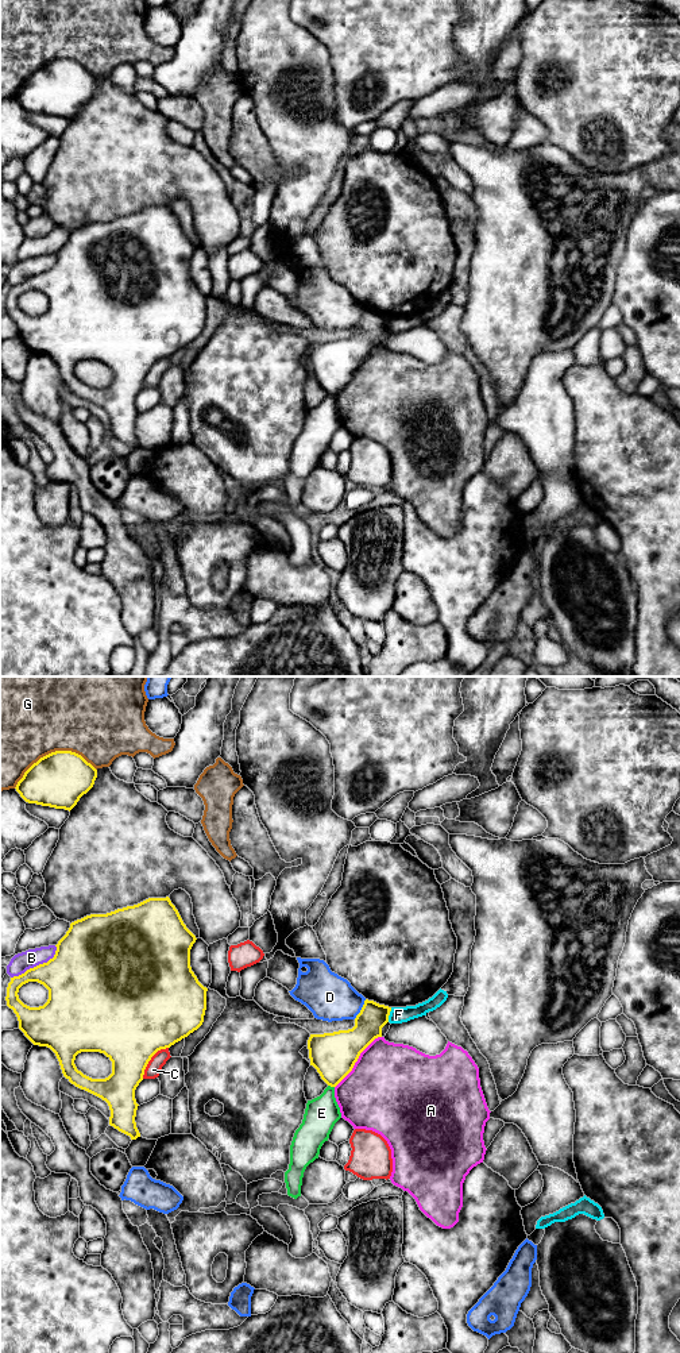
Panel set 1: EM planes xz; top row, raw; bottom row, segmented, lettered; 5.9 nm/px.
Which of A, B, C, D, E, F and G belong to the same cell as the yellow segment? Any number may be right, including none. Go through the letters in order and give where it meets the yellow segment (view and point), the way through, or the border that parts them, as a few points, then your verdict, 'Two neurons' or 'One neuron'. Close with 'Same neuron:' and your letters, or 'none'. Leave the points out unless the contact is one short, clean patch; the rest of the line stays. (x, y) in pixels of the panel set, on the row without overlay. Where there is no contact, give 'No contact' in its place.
A: Touches yellow at xz (356, 369). Two neurons
B: Touches yellow at xz (37, 274). Two neurons
C: Touches yellow at xz (150, 367). Two neurons
D: Touches yellow at xz (362, 317). Two neurons
E: Touches yellow at xz (331, 394). Boundary: xz (328, 393), (333, 396). Two neurons
F: Touches yellow at xz (389, 323). Boundary: xz (391, 316), (387, 330). Two neurons
G: Touches yellow at xz (53, 61). Two neurons
Same neuron: none

